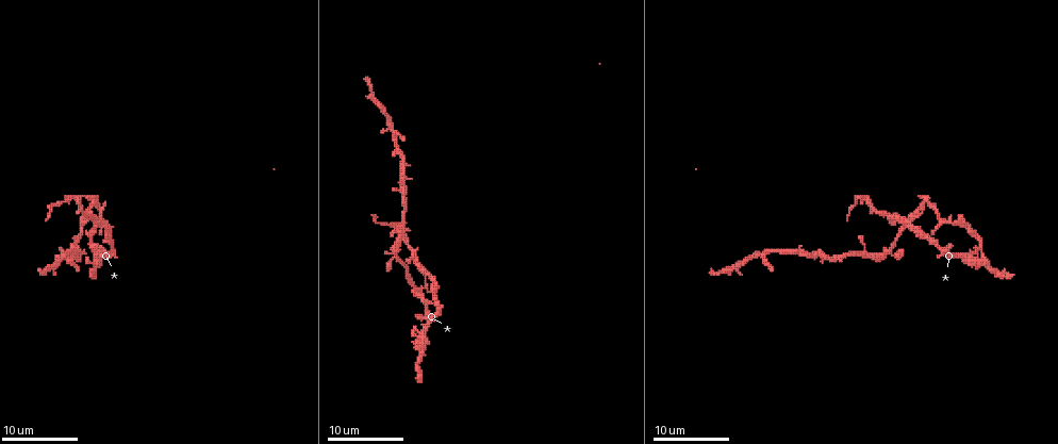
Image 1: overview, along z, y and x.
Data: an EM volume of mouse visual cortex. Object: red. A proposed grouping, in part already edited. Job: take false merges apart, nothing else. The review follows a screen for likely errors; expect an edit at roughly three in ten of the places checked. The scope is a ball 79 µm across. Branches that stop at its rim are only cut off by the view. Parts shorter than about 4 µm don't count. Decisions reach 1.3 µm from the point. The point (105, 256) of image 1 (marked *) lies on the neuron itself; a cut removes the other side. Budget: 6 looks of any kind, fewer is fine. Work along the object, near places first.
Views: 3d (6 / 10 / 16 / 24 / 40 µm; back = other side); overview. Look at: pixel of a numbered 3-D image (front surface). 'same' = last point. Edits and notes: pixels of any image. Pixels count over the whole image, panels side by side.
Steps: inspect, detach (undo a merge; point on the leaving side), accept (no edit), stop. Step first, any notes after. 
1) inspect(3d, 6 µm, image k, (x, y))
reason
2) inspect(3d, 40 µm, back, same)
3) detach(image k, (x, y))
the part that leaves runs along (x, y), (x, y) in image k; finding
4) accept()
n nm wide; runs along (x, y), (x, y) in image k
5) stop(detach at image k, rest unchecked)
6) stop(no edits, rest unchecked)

inspect(3d, 10 µm, image 1, (417, 287))
narrows sharply

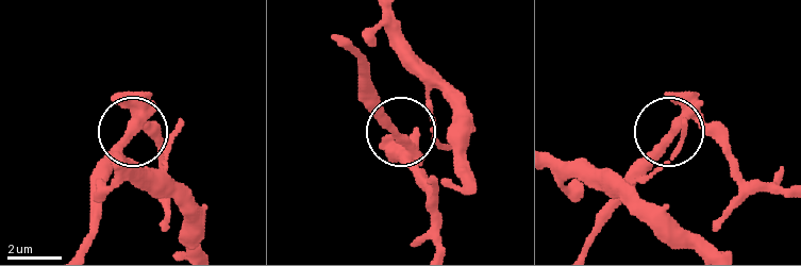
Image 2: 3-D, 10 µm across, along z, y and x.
detach(image 2, (121, 138))
the part that leaves runs along (690, 112), (589, 247) in image 2; a second neuron is stuck on

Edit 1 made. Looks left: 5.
inspect(overview)

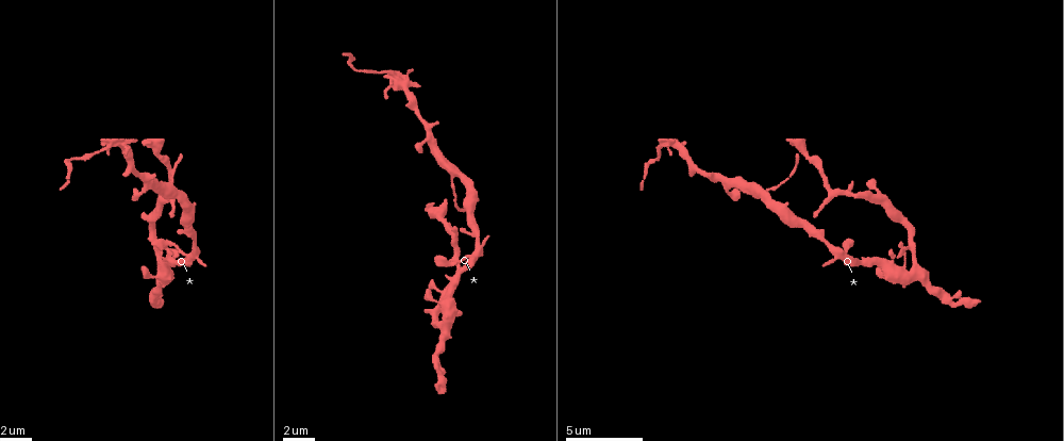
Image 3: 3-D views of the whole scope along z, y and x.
inspect(3d, 10 µm, image 3, (394, 76))
small branch off a trunk

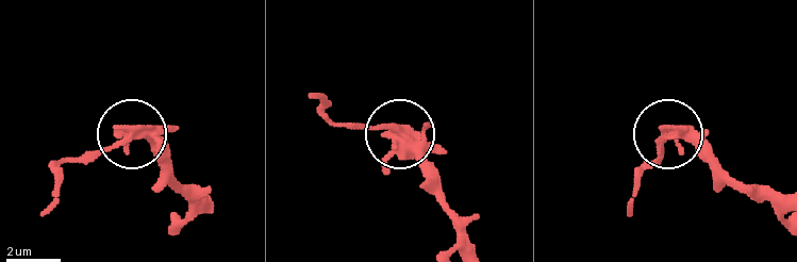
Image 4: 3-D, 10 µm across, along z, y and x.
detach(image 4, (110, 151))
the part that leaves runs along (139, 135), (64, 163), (45, 215) in image 4; two neurons meet here

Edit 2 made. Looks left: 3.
inspect(3d, 10 µm, image 3, (916, 263))

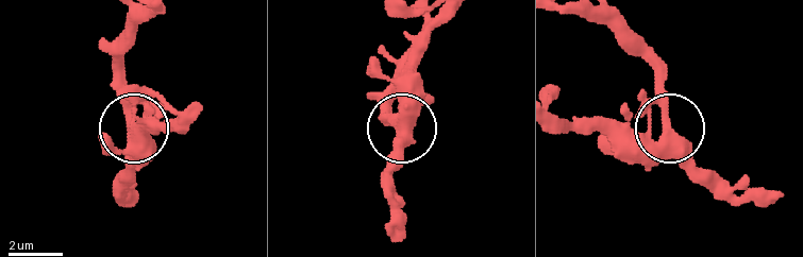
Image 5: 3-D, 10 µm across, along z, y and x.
accept()
570 nm wide; all the same neuron

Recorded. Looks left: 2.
stop(detach at image 2, detach at image 4, rest unchecked)

